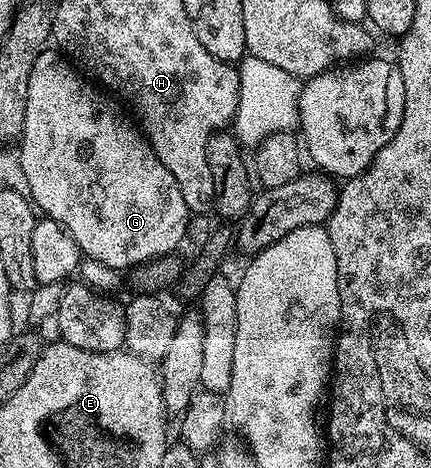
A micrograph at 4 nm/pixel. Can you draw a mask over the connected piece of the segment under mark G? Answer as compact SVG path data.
M46 48L39 56L39 60L35 60L35 68L31 68L31 80L27 84L27 120L19 139L19 145L21 145L19 157L23 176L27 176L29 185L27 194L32 205L44 217L54 218L59 224L63 224L71 232L71 236L75 236L75 244L79 244L82 255L86 259L94 258L95 261L102 262L103 265L110 266L113 270L126 269L125 271L128 271L134 266L141 265L142 262L149 262L153 258L160 257L162 254L174 253L178 249L176 246L181 241L183 243L186 241L191 217L187 204L183 204L183 192L179 192L179 184L175 184L175 176L171 172L167 172L167 168L163 168L163 160L159 160L157 153L150 148L149 139L138 129L134 119L128 113L125 115L116 106L118 103L108 93L98 89L92 81L84 82L69 65L71 62L68 57L62 56L56 49Z

